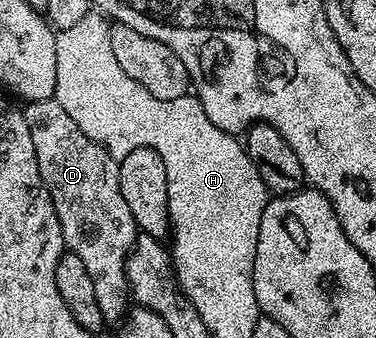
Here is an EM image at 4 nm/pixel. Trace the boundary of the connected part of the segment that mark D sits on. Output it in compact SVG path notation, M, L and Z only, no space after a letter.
M55 99L29 101L23 111L26 127L30 127L30 139L34 139L38 171L50 191L64 244L82 259L86 271L90 271L94 295L105 322L119 322L130 309L126 262L136 243L138 230L130 207L126 207L126 199L122 199L117 158L87 137Z

